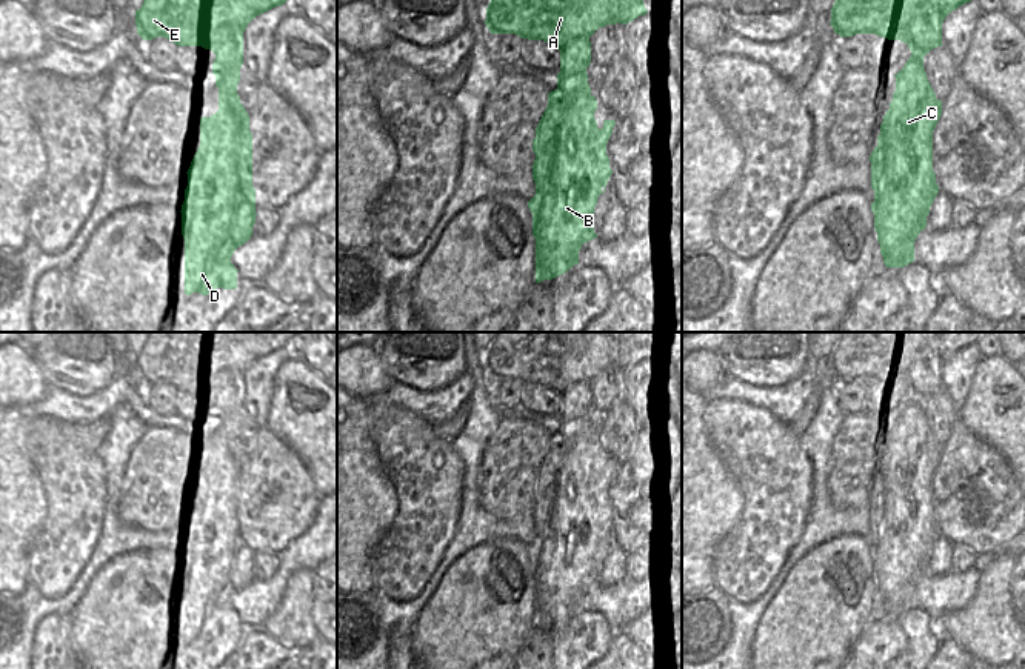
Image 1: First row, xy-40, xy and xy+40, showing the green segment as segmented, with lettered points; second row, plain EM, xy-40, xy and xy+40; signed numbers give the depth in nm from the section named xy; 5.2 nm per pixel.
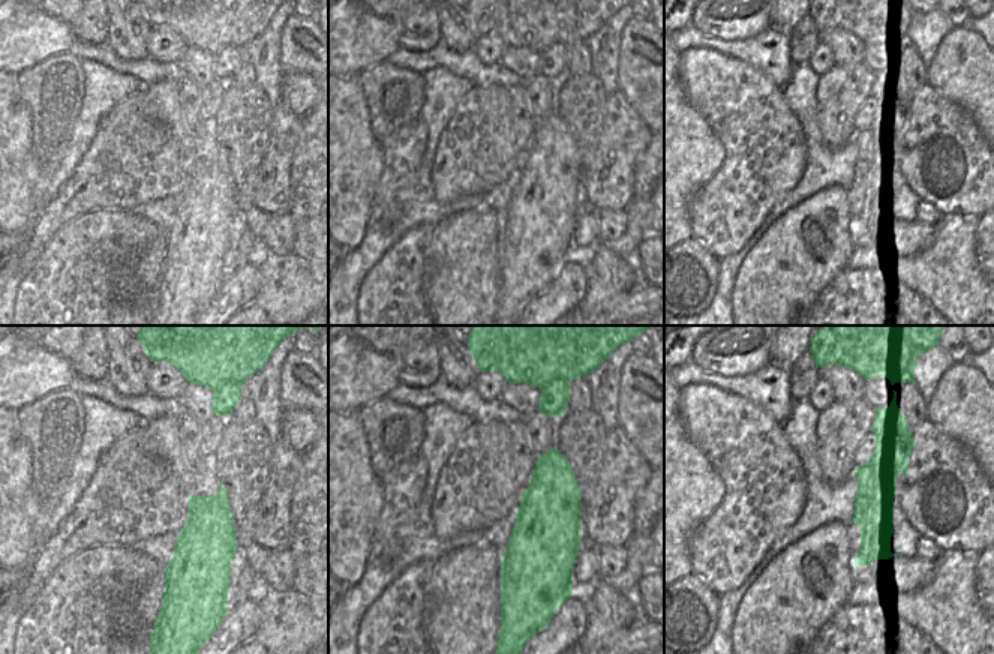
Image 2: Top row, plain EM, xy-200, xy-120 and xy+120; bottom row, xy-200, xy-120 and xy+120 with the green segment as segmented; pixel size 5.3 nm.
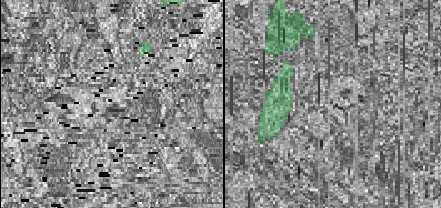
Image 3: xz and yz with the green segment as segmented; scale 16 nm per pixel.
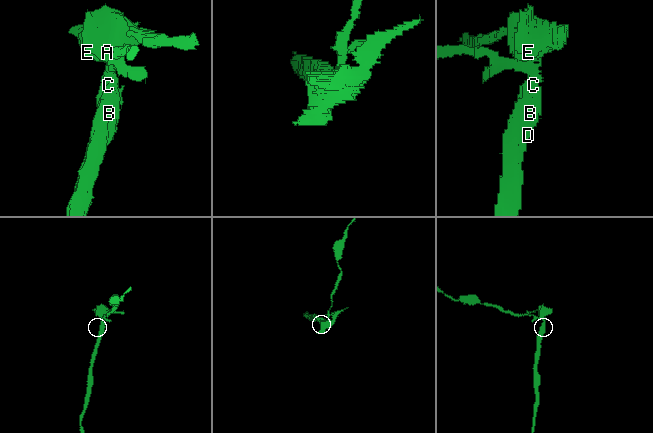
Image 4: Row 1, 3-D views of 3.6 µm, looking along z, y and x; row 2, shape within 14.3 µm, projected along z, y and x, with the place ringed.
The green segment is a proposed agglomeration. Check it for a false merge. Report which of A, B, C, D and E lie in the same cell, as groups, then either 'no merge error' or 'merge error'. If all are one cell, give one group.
A E / B C D; merge error

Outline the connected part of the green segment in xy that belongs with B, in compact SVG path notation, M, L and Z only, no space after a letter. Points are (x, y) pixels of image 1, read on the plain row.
M554 434L548 438L548 451L536 472L533 484L536 540L528 546L536 583L536 627L553 624L579 609L582 589L597 581L594 552L613 518L606 488L616 466L605 464L603 472L599 474L594 463L596 454L594 440L586 446L571 446L565 452L560 435Z

